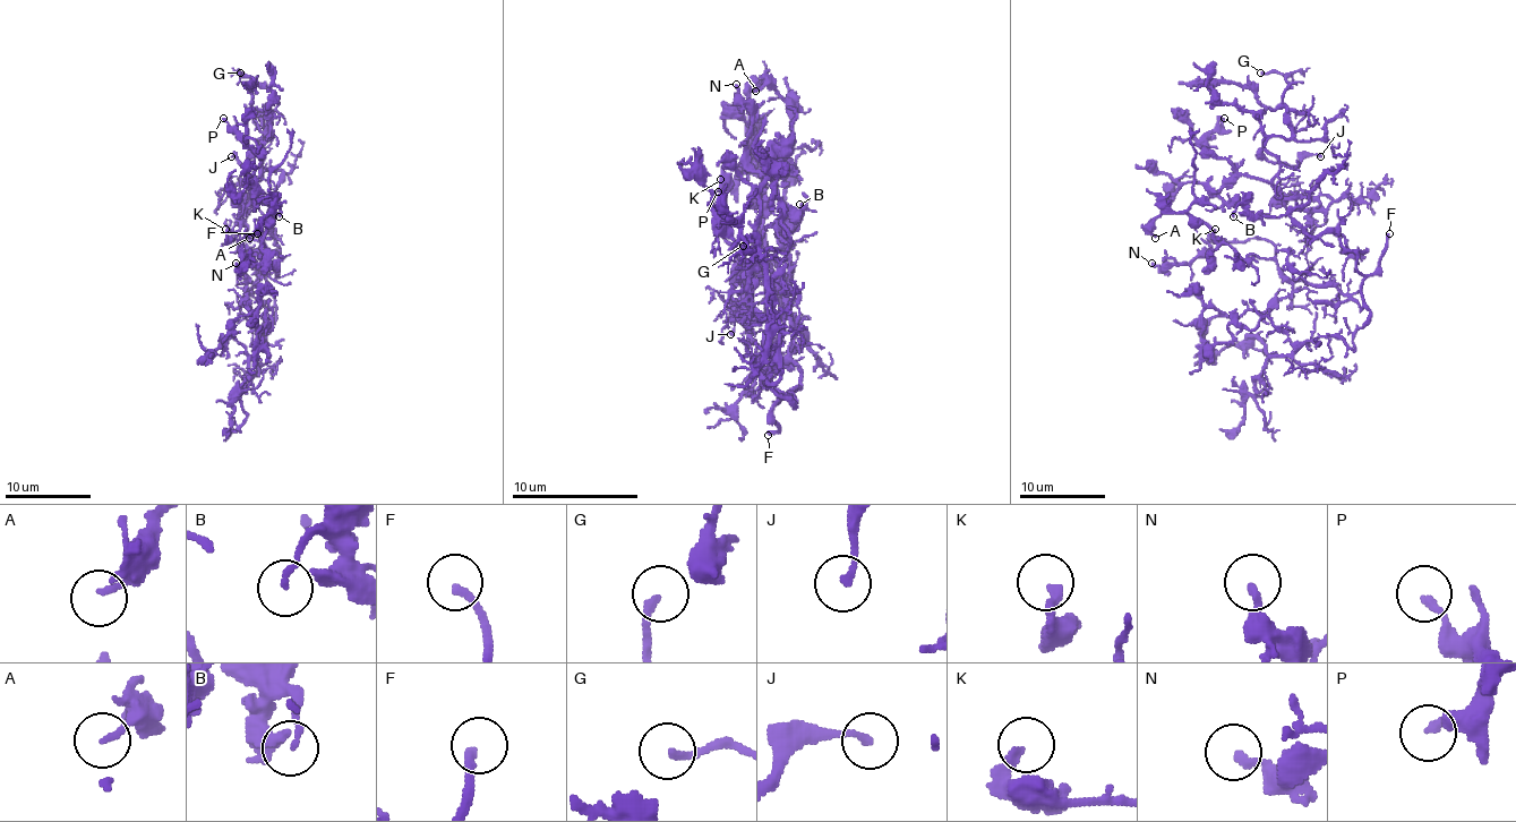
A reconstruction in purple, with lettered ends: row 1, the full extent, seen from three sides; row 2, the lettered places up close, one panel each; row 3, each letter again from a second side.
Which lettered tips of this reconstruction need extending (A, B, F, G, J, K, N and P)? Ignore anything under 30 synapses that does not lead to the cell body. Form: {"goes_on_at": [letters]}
{"goes_on_at": ["F"]}

